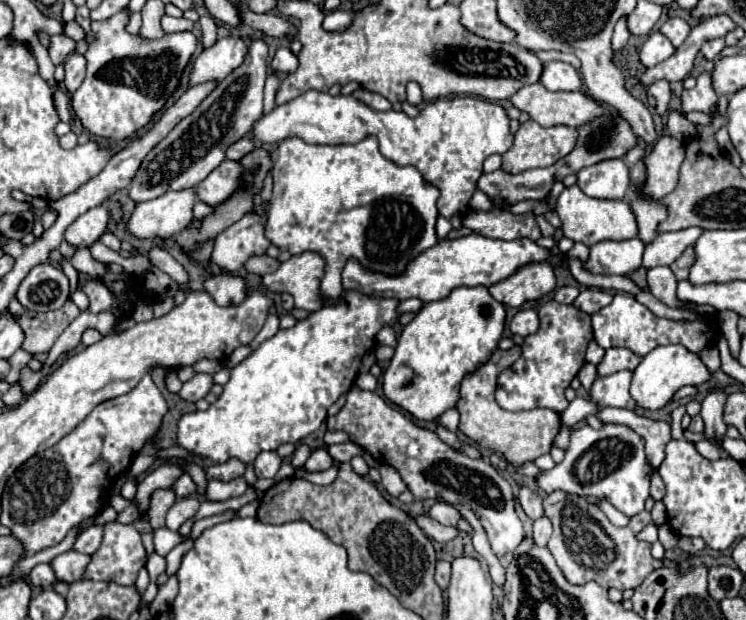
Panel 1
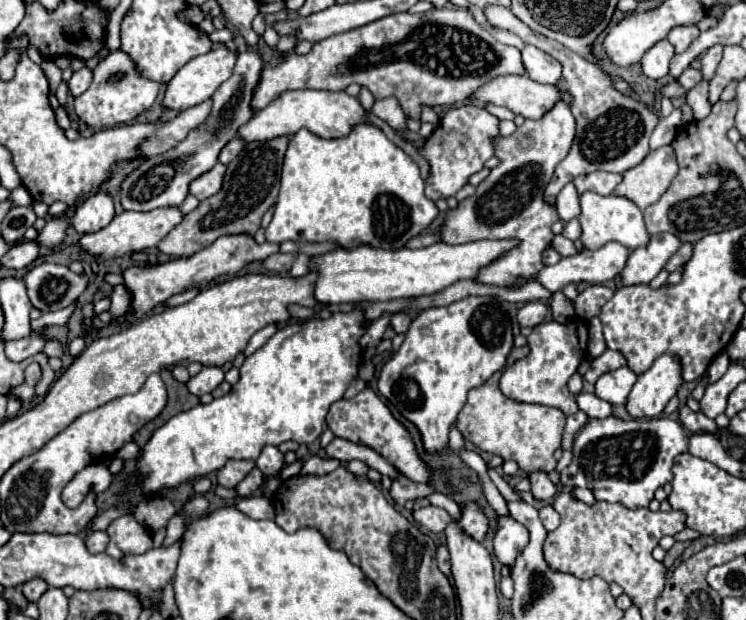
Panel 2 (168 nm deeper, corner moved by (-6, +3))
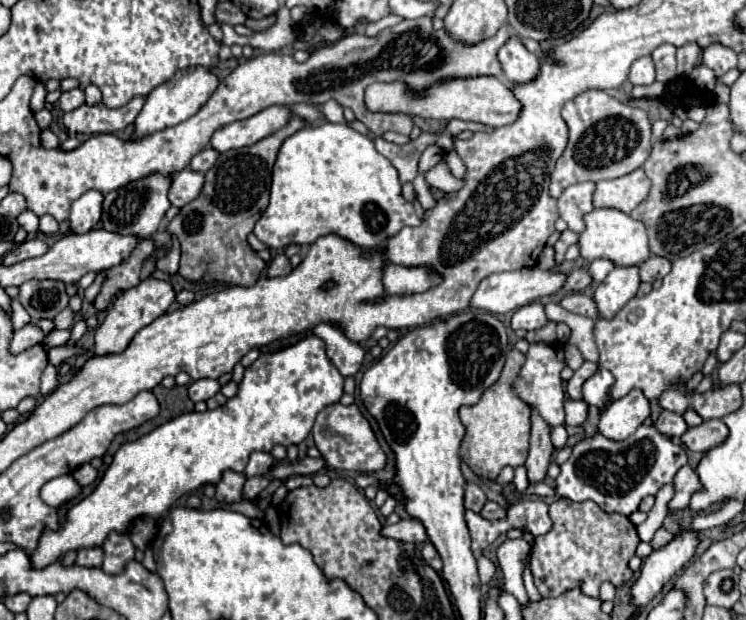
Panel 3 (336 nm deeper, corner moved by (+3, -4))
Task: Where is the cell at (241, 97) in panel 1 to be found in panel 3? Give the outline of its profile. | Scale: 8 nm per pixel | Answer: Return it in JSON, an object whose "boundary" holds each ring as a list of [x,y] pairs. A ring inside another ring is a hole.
{"boundary":[[[150,175],[146,179],[128,183],[126,187],[120,187],[116,191],[110,191],[104,197],[104,205],[102,205],[102,227],[106,231],[118,233],[118,235],[134,235],[138,239],[146,239],[152,237],[164,217],[164,213],[168,211],[170,203],[166,199],[170,189],[170,179],[162,177],[162,175]]]}

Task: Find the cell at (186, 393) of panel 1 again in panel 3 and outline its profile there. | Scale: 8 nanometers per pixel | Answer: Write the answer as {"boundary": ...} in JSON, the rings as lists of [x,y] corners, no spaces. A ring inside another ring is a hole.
{"boundary":[[[198,379],[198,381],[190,383],[188,395],[194,403],[198,403],[198,401],[208,401],[218,391],[220,391],[220,383],[216,379]]]}

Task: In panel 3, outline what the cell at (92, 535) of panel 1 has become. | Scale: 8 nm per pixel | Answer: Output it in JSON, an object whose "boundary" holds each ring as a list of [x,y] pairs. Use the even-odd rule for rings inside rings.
{"boundary":[[[94,547],[94,549],[82,549],[82,551],[78,551],[76,563],[80,567],[102,567],[102,549]]]}

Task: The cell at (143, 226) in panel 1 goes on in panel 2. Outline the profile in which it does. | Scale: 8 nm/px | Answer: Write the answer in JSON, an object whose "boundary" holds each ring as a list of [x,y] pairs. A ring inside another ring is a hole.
{"boundary":[[[179,206],[155,208],[151,212],[127,212],[125,210],[123,214],[115,216],[109,226],[101,228],[99,232],[85,234],[79,244],[85,250],[89,250],[93,256],[105,256],[105,258],[123,256],[127,252],[137,252],[137,250],[145,250],[145,248],[157,246],[181,220],[183,220],[183,212],[181,212]]]}

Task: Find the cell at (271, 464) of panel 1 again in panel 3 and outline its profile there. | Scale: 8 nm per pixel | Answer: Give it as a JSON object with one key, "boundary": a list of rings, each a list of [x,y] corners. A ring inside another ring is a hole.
{"boundary":[[[252,453],[250,461],[246,465],[246,477],[254,477],[254,475],[264,475],[266,471],[270,471],[270,467],[274,465],[274,457],[270,453]]]}

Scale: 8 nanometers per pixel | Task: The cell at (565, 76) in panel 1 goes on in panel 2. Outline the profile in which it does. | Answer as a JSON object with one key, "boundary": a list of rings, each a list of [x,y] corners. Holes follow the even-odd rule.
{"boundary":[[[527,44],[523,54],[523,64],[527,68],[527,76],[541,84],[559,84],[563,80],[561,64],[549,56],[547,52],[541,52],[539,48]]]}

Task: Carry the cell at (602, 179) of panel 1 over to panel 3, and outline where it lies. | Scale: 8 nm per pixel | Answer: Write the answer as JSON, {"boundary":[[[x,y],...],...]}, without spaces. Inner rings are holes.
{"boundary":[[[576,183],[564,189],[564,193],[558,197],[558,213],[568,223],[568,229],[574,233],[584,231],[584,215],[590,213],[592,207],[592,193],[594,183]]]}

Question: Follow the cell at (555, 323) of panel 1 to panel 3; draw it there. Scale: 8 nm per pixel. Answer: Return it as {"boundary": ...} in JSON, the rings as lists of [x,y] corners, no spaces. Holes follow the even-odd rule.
{"boundary":[[[560,343],[556,345],[530,345],[528,353],[526,353],[526,363],[518,373],[518,379],[514,381],[514,389],[518,393],[518,397],[522,401],[526,401],[532,407],[538,407],[542,419],[550,425],[564,425],[564,411],[562,411],[562,403],[564,403],[564,389],[562,389],[562,377],[560,371],[564,369],[566,361],[564,361],[564,351],[560,347]]]}

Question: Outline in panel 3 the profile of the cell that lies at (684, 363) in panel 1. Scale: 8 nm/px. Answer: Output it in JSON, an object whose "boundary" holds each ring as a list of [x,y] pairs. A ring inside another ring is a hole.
{"boundary":[[[630,391],[604,411],[598,423],[598,433],[612,441],[624,441],[644,423],[648,415],[648,399],[642,395],[642,391]]]}

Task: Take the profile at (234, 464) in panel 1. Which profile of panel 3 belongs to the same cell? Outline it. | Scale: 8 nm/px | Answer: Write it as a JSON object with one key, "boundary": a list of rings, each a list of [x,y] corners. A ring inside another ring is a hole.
{"boundary":[[[226,471],[220,479],[220,483],[216,485],[216,499],[220,503],[238,503],[242,501],[242,487],[244,487],[244,473],[234,473],[234,471]]]}

